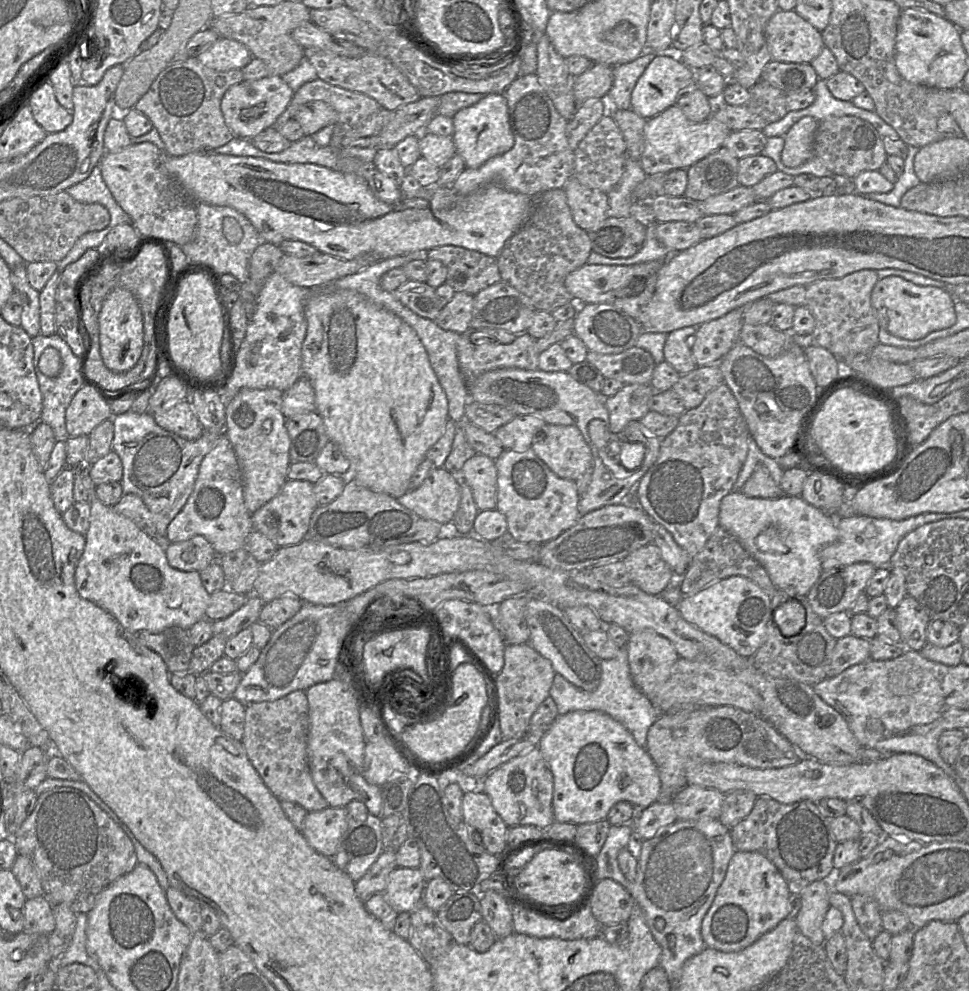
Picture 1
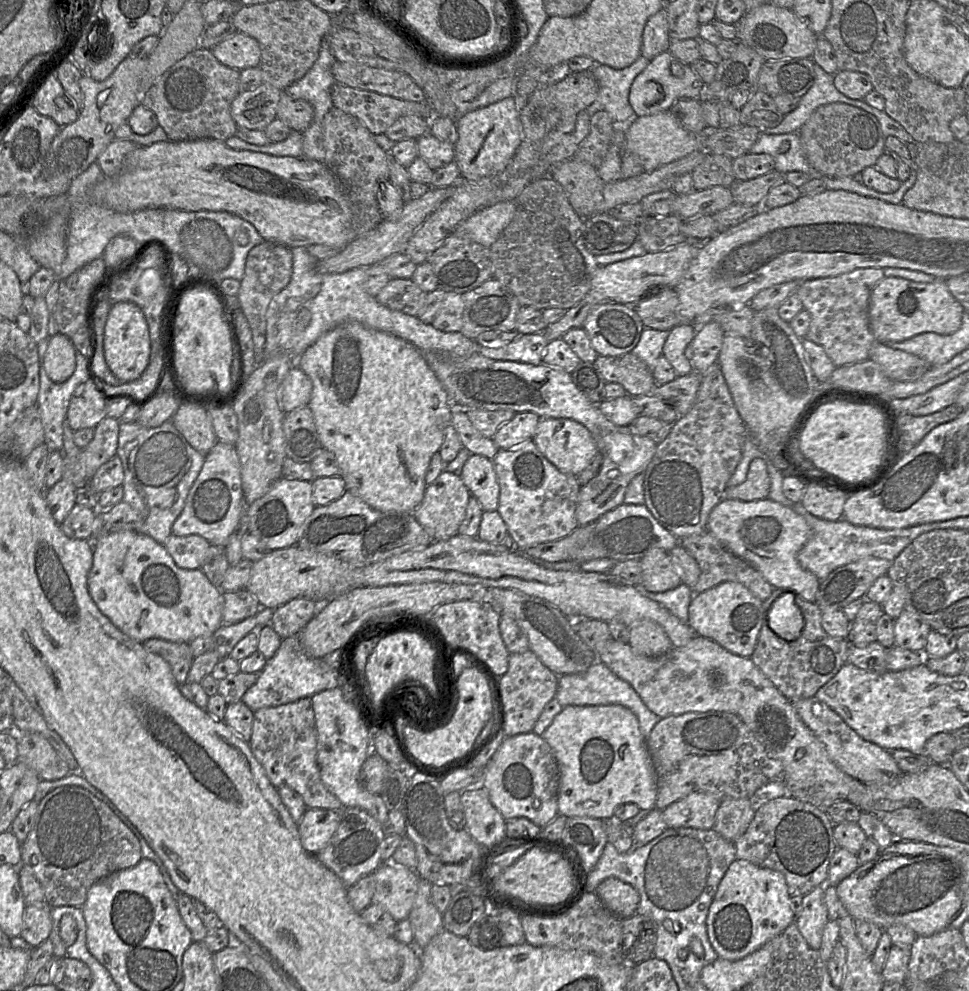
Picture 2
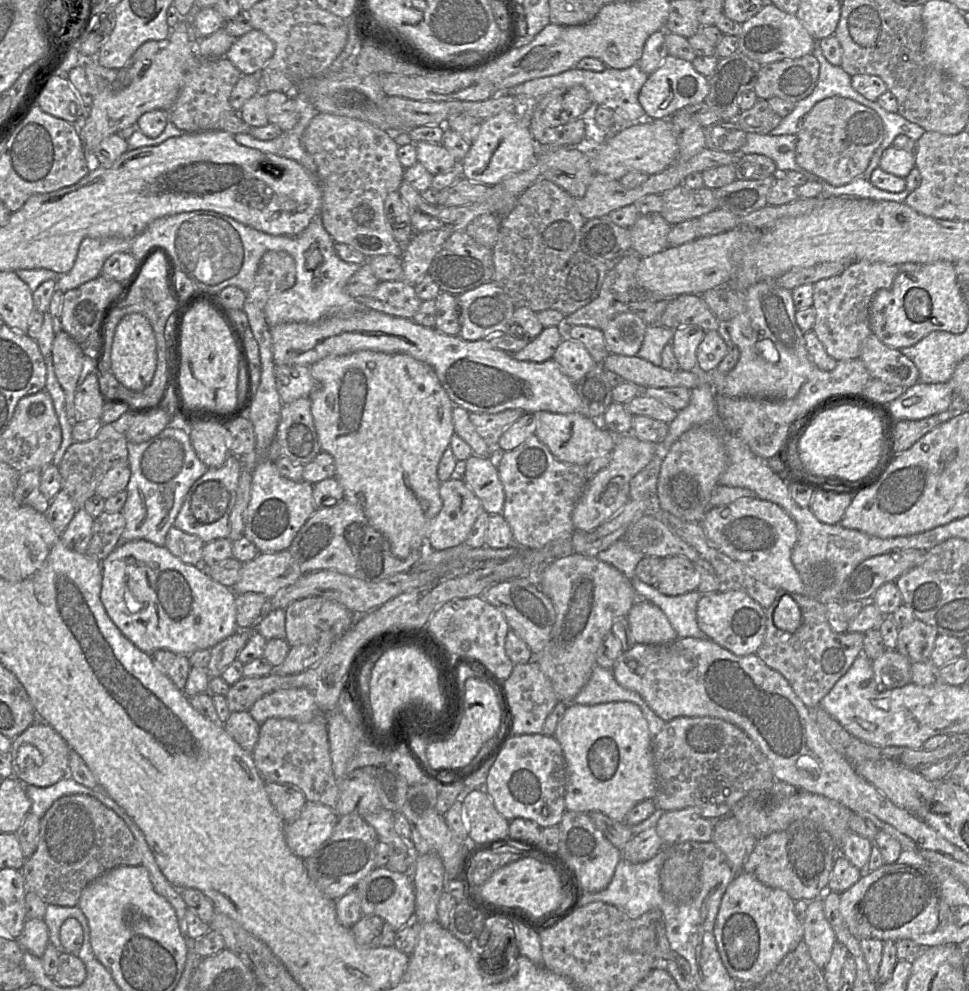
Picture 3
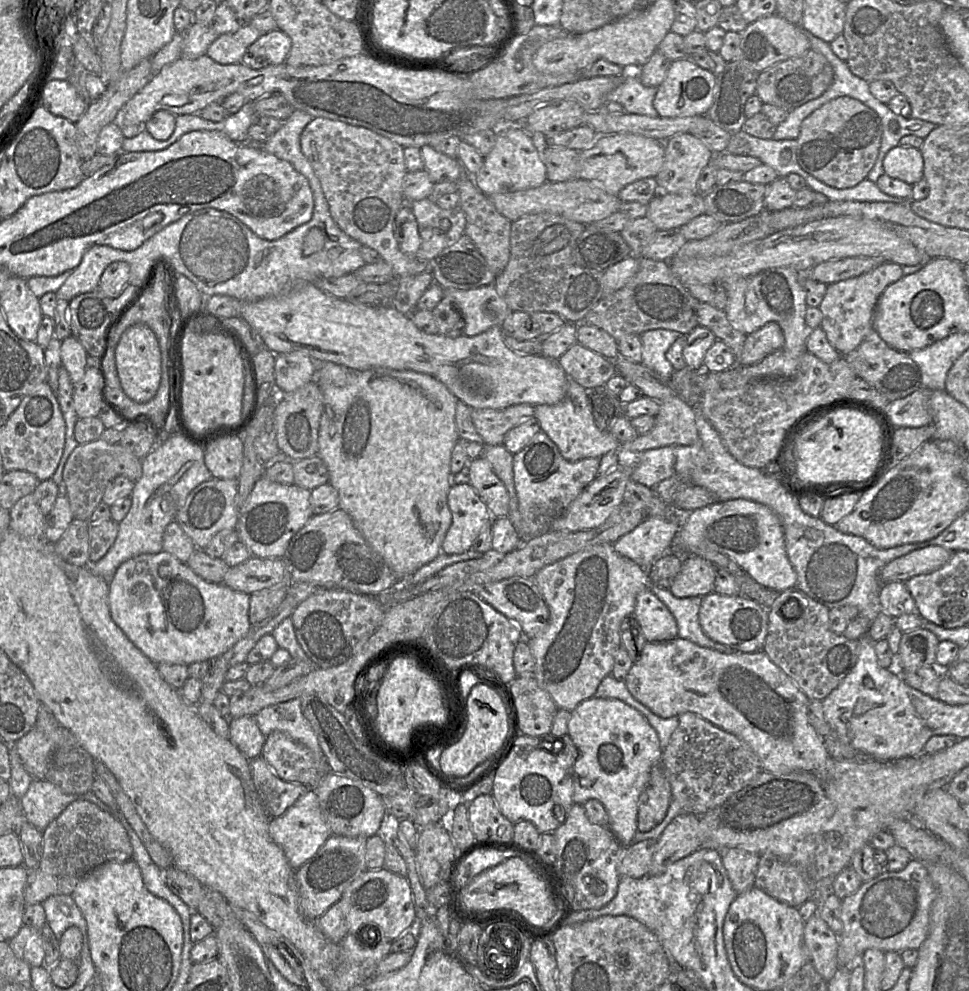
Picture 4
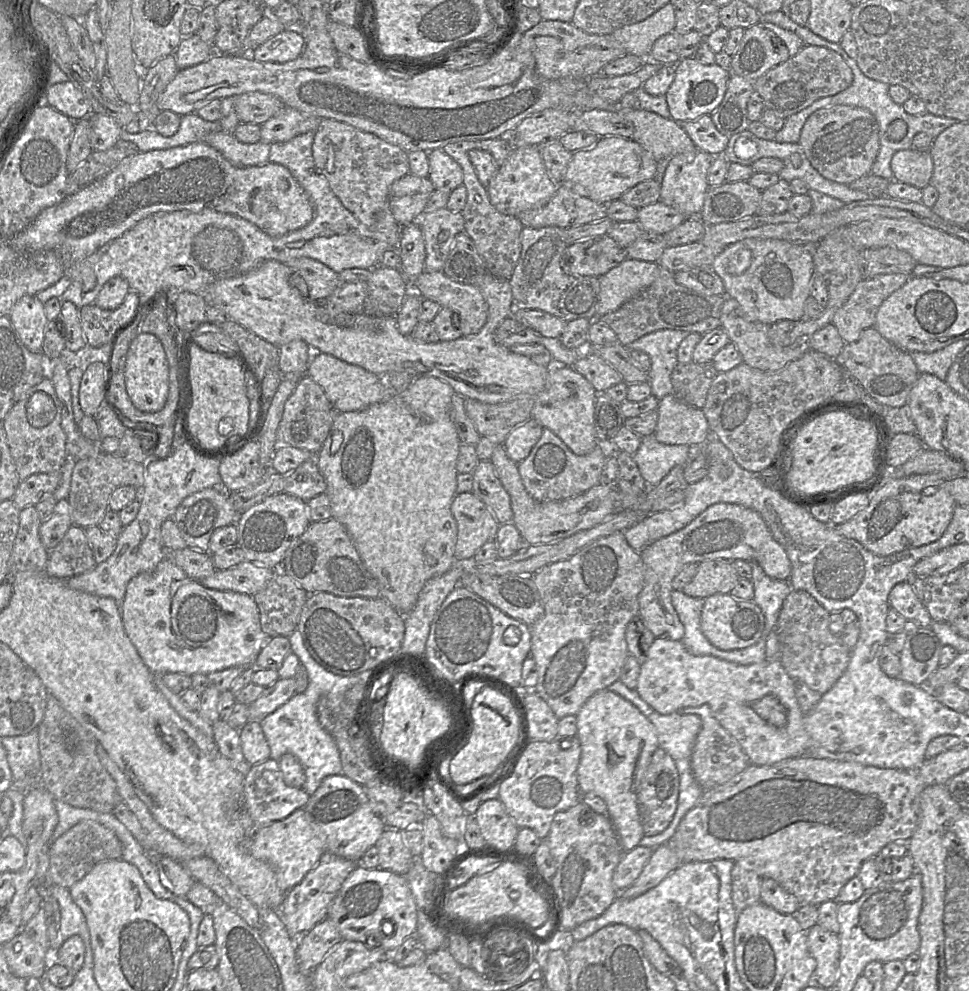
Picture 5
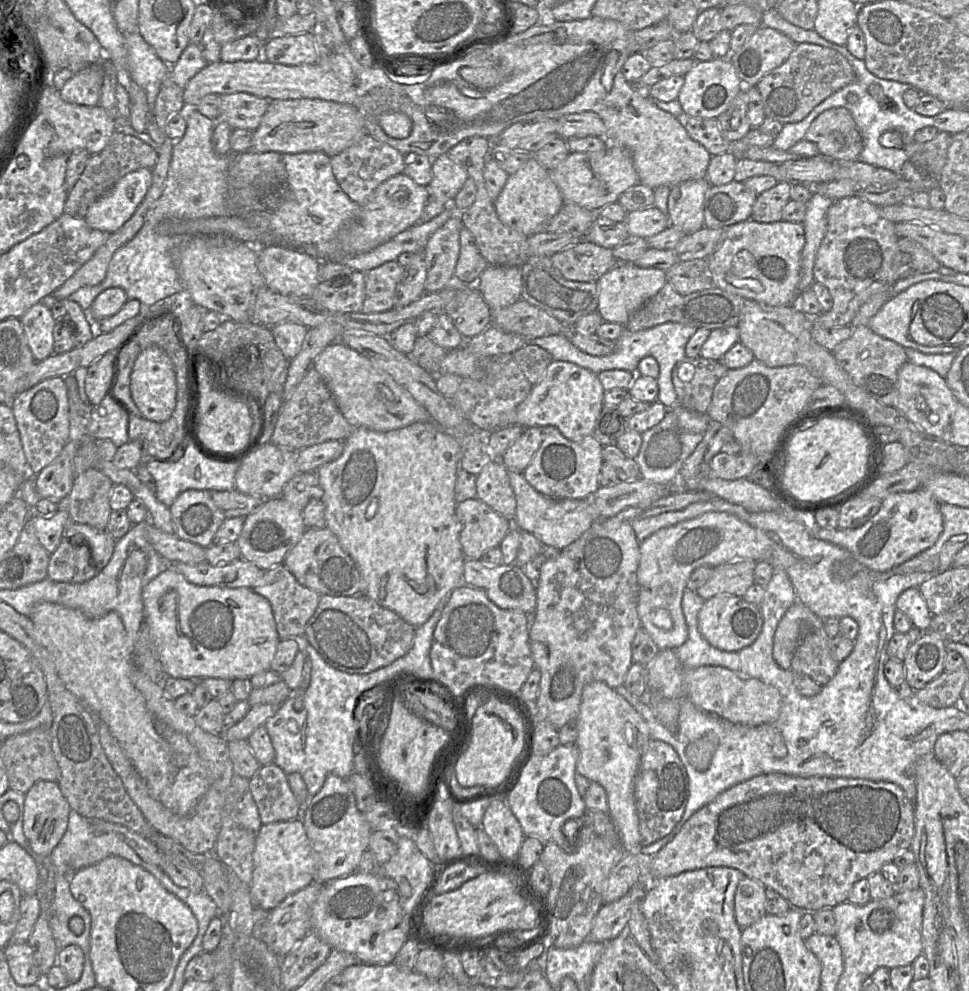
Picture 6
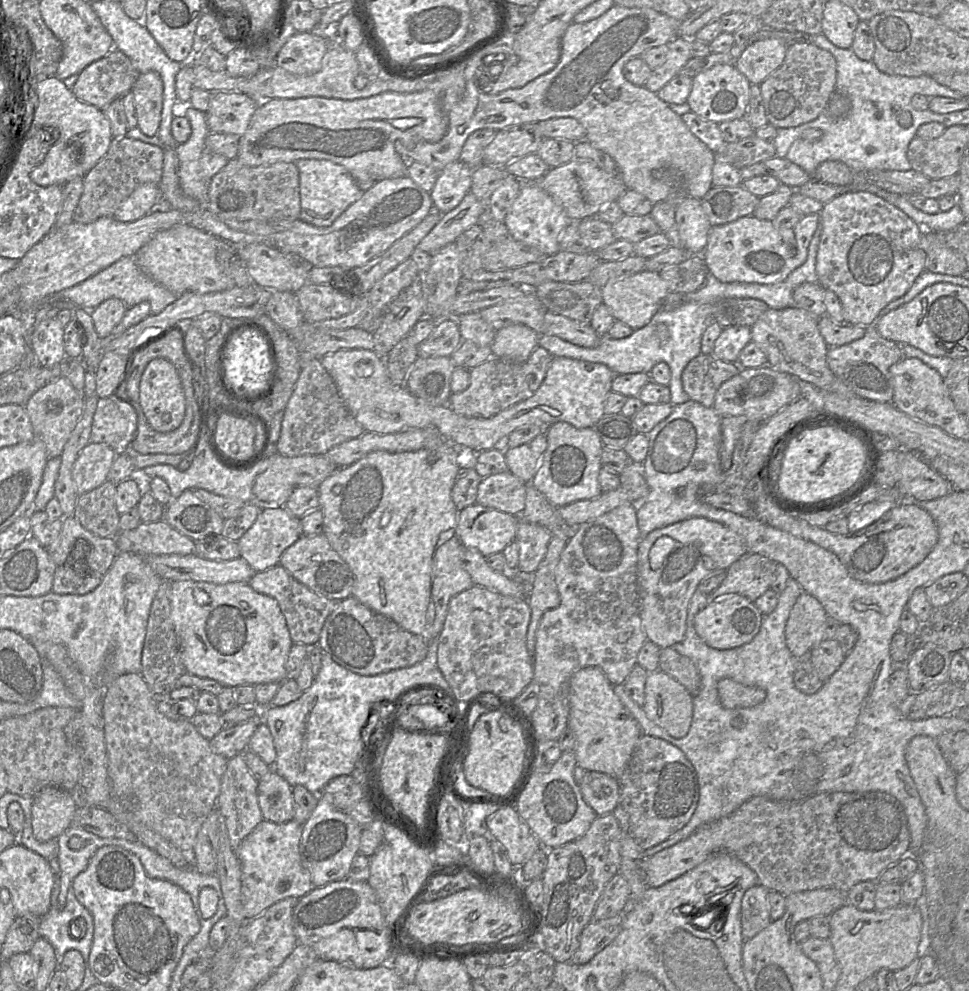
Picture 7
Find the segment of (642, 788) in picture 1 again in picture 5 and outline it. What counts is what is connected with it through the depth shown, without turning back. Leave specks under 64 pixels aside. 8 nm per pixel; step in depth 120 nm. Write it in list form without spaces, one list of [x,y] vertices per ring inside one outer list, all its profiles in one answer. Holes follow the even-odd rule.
[[[603,689],[594,693],[576,715],[577,738],[581,746],[577,767],[580,793],[594,793],[604,800],[607,815],[623,851],[639,846],[644,836],[638,809],[638,793],[658,738],[653,725],[629,701]]]

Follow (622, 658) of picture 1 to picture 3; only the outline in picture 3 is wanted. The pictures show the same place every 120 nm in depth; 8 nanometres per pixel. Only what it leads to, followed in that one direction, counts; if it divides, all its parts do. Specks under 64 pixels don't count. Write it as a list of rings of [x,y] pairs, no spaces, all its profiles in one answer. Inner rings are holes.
[[[596,665],[587,683],[573,699],[573,703],[595,705],[609,702],[631,702],[636,704],[648,723],[652,738],[662,730],[666,723],[649,708],[638,693],[619,685],[612,674],[612,670]]]

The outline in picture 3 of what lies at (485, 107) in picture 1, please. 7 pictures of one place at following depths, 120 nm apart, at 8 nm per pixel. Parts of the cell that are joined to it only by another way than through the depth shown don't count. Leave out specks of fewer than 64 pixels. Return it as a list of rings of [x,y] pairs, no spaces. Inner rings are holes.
[[[503,111],[482,121],[477,137],[459,162],[459,170],[463,178],[494,186],[511,175],[530,169],[536,162],[537,144],[527,123],[514,112]]]

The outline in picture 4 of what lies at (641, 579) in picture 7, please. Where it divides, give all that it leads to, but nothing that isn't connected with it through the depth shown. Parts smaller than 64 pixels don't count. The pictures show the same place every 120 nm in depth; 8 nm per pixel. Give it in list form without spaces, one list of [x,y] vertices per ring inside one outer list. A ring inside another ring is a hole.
[[[751,500],[715,502],[687,512],[670,552],[680,555],[719,552],[736,562],[757,583],[777,592],[784,592],[797,584],[797,573],[788,559],[778,516],[766,505]],[[650,588],[638,595],[633,615],[647,642],[666,642],[678,637],[674,616]]]

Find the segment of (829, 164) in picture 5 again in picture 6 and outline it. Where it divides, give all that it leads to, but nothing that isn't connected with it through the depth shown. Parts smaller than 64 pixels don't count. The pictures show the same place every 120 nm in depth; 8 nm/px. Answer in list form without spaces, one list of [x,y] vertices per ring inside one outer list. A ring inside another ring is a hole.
[[[840,107],[819,114],[804,139],[816,144],[819,154],[842,161],[857,160],[864,146],[862,134],[851,113]]]

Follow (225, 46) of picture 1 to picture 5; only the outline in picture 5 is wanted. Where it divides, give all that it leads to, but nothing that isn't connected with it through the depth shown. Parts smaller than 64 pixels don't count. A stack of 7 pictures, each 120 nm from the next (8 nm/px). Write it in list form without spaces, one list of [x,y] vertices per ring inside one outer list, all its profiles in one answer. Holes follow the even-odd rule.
[[[283,30],[256,47],[252,58],[259,62],[285,63],[301,55],[305,47],[304,37],[291,30]]]

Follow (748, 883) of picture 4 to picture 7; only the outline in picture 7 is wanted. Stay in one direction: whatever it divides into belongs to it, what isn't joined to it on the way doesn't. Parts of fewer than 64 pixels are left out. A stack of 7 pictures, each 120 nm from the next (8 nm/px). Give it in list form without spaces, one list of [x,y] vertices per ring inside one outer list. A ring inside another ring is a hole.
[[[760,884],[745,892],[741,901],[742,936],[745,941],[764,930],[771,922],[769,890]]]

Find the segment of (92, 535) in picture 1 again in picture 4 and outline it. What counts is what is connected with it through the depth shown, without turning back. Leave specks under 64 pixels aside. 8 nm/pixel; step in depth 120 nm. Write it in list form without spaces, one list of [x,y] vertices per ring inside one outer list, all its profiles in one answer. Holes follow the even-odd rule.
[[[142,554],[122,563],[109,583],[113,621],[155,664],[190,665],[229,651],[251,627],[250,595],[211,583],[172,554]]]

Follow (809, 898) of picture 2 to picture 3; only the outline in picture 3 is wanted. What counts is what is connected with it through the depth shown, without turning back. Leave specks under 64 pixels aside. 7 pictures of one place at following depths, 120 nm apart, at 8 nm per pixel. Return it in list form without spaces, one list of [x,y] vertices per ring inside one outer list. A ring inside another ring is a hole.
[[[822,898],[808,902],[802,921],[804,936],[811,958],[821,969],[829,962],[834,944],[838,941],[835,932],[824,914]]]

